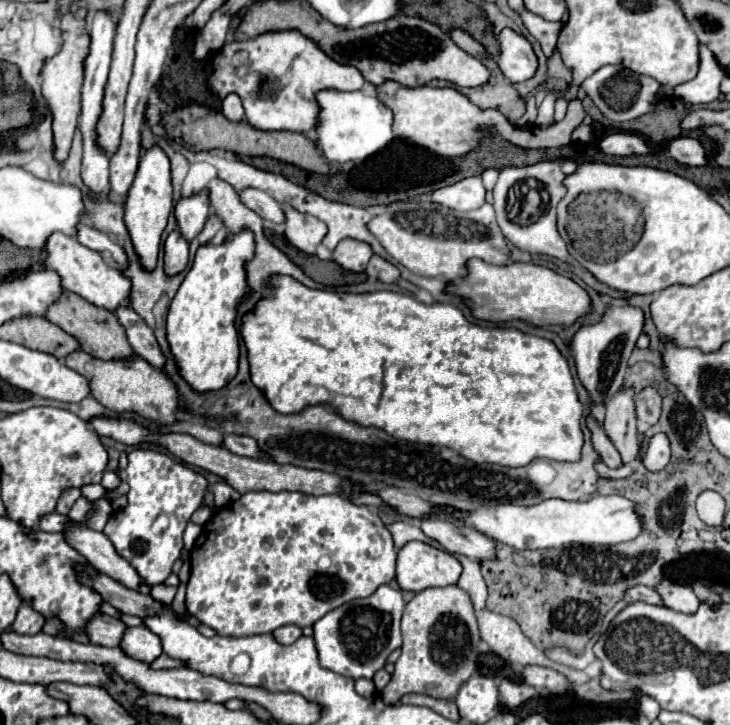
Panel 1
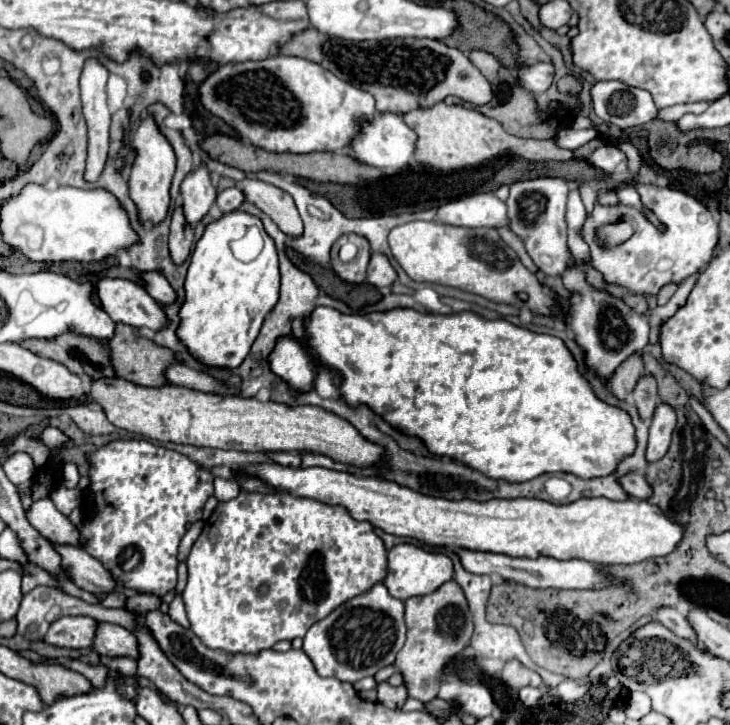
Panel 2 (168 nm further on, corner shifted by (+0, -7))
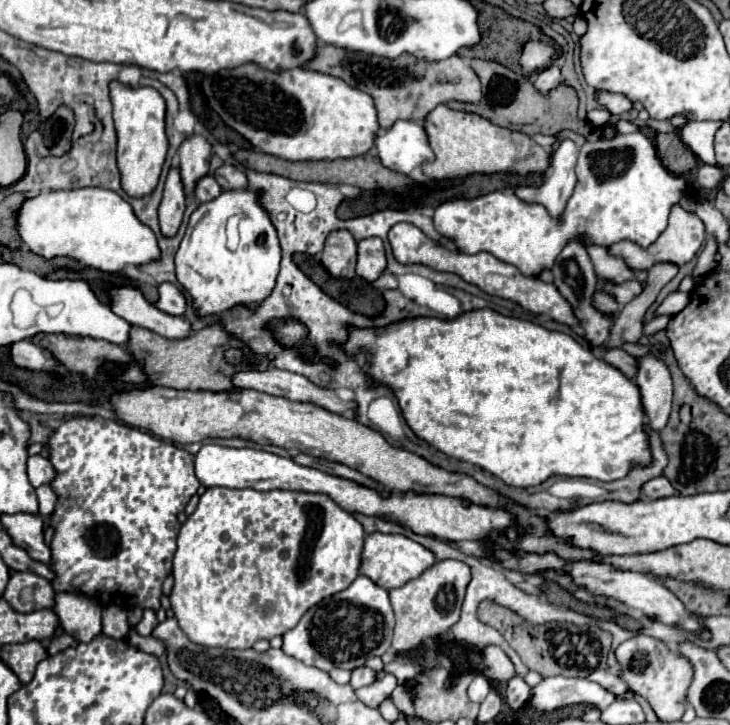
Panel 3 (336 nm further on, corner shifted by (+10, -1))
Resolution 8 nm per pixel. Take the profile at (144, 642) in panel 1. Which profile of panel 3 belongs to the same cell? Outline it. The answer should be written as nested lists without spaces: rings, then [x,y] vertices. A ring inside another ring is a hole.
[[[58,593],[54,597],[54,607],[60,627],[72,635],[76,641],[88,643],[100,631],[100,605],[92,597],[82,597],[74,593]]]

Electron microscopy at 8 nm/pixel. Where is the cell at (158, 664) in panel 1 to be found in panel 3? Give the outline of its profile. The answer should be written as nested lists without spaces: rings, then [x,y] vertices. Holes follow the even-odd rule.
[[[63,633],[52,638],[50,646],[48,647],[48,654],[55,655],[60,651],[64,651],[68,647],[76,647],[77,641],[71,635]]]

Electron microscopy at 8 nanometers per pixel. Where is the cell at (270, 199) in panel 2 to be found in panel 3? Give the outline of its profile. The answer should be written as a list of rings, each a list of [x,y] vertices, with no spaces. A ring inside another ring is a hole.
[[[224,163],[222,167],[214,171],[214,179],[218,181],[222,189],[244,189],[246,187],[246,175],[228,163]]]

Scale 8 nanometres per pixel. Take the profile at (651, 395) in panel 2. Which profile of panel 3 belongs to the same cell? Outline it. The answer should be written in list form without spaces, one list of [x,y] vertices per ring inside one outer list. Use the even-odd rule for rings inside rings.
[[[606,345],[604,347],[598,347],[600,351],[604,351],[604,361],[614,365],[616,369],[620,369],[626,377],[634,379],[636,377],[636,359],[632,355],[628,355],[624,349],[620,347],[614,347],[614,349],[608,349]]]

